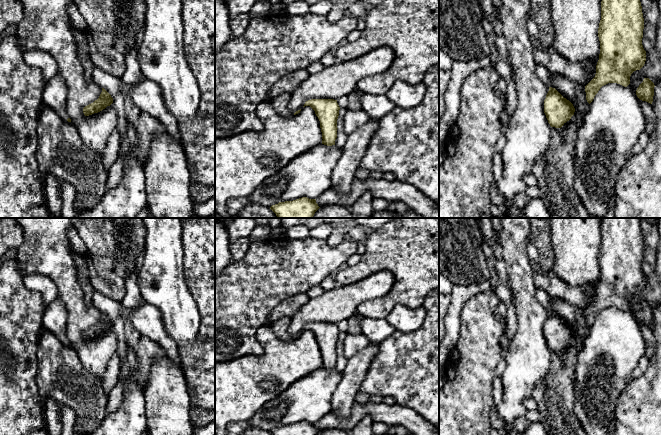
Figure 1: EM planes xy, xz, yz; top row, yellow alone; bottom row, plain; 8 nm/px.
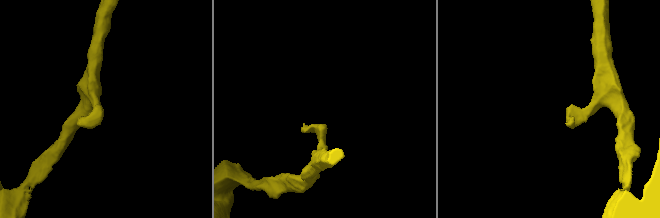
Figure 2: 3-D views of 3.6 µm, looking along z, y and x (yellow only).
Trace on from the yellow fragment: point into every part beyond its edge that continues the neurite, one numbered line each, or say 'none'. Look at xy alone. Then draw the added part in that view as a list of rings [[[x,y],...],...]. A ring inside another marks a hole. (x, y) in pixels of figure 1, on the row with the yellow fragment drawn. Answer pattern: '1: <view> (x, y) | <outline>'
1: xy (54, 96) | [[[57,74],[47,80],[43,91],[43,104],[56,111],[56,113],[67,121],[69,115],[66,112],[67,87],[62,76]]]

